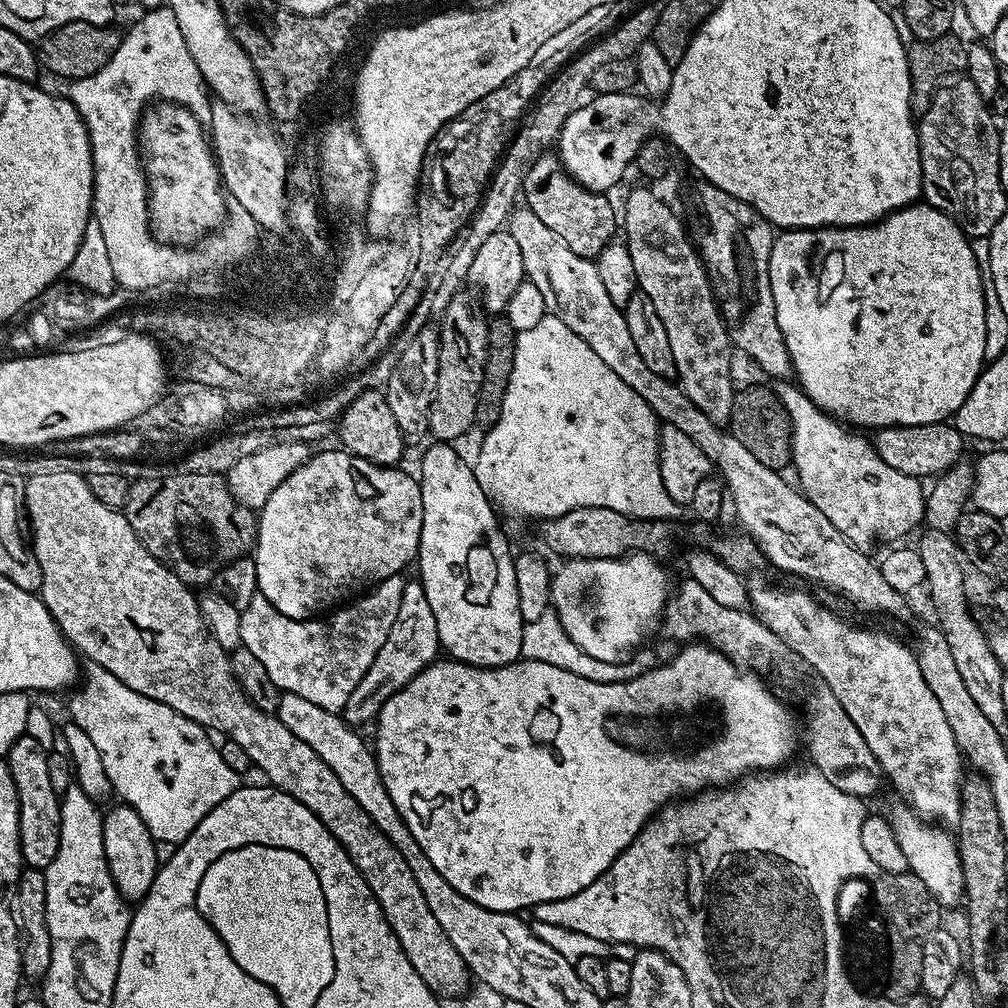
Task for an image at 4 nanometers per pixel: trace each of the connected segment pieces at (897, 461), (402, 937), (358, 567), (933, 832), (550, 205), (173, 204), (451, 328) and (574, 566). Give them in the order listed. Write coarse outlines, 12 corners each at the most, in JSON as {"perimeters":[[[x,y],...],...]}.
{"perimeters":[[[952,422],[877,428],[876,456],[937,478],[965,455]],[[81,474],[27,477],[69,645],[242,746],[348,851],[437,997],[470,987],[406,858],[248,699],[195,591]],[[320,452],[259,509],[259,595],[310,620],[417,559],[420,481]],[[900,802],[890,812],[908,871],[941,906],[961,903],[960,849]],[[540,154],[522,200],[578,256],[595,258],[618,232],[607,195]],[[184,106],[144,109],[138,147],[148,223],[192,246],[225,217],[205,125]],[[456,295],[438,320],[428,432],[476,424],[488,320]],[[646,552],[565,559],[551,611],[590,658],[621,663],[663,617]]]}

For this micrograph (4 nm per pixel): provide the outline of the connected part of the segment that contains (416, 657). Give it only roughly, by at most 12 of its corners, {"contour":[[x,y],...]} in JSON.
{"contour":[[419,579],[340,715],[355,728],[441,651]]}

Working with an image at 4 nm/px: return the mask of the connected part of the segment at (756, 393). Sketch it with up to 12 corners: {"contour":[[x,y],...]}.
{"contour":[[760,384],[741,387],[728,424],[770,470],[791,465],[794,420]]}

